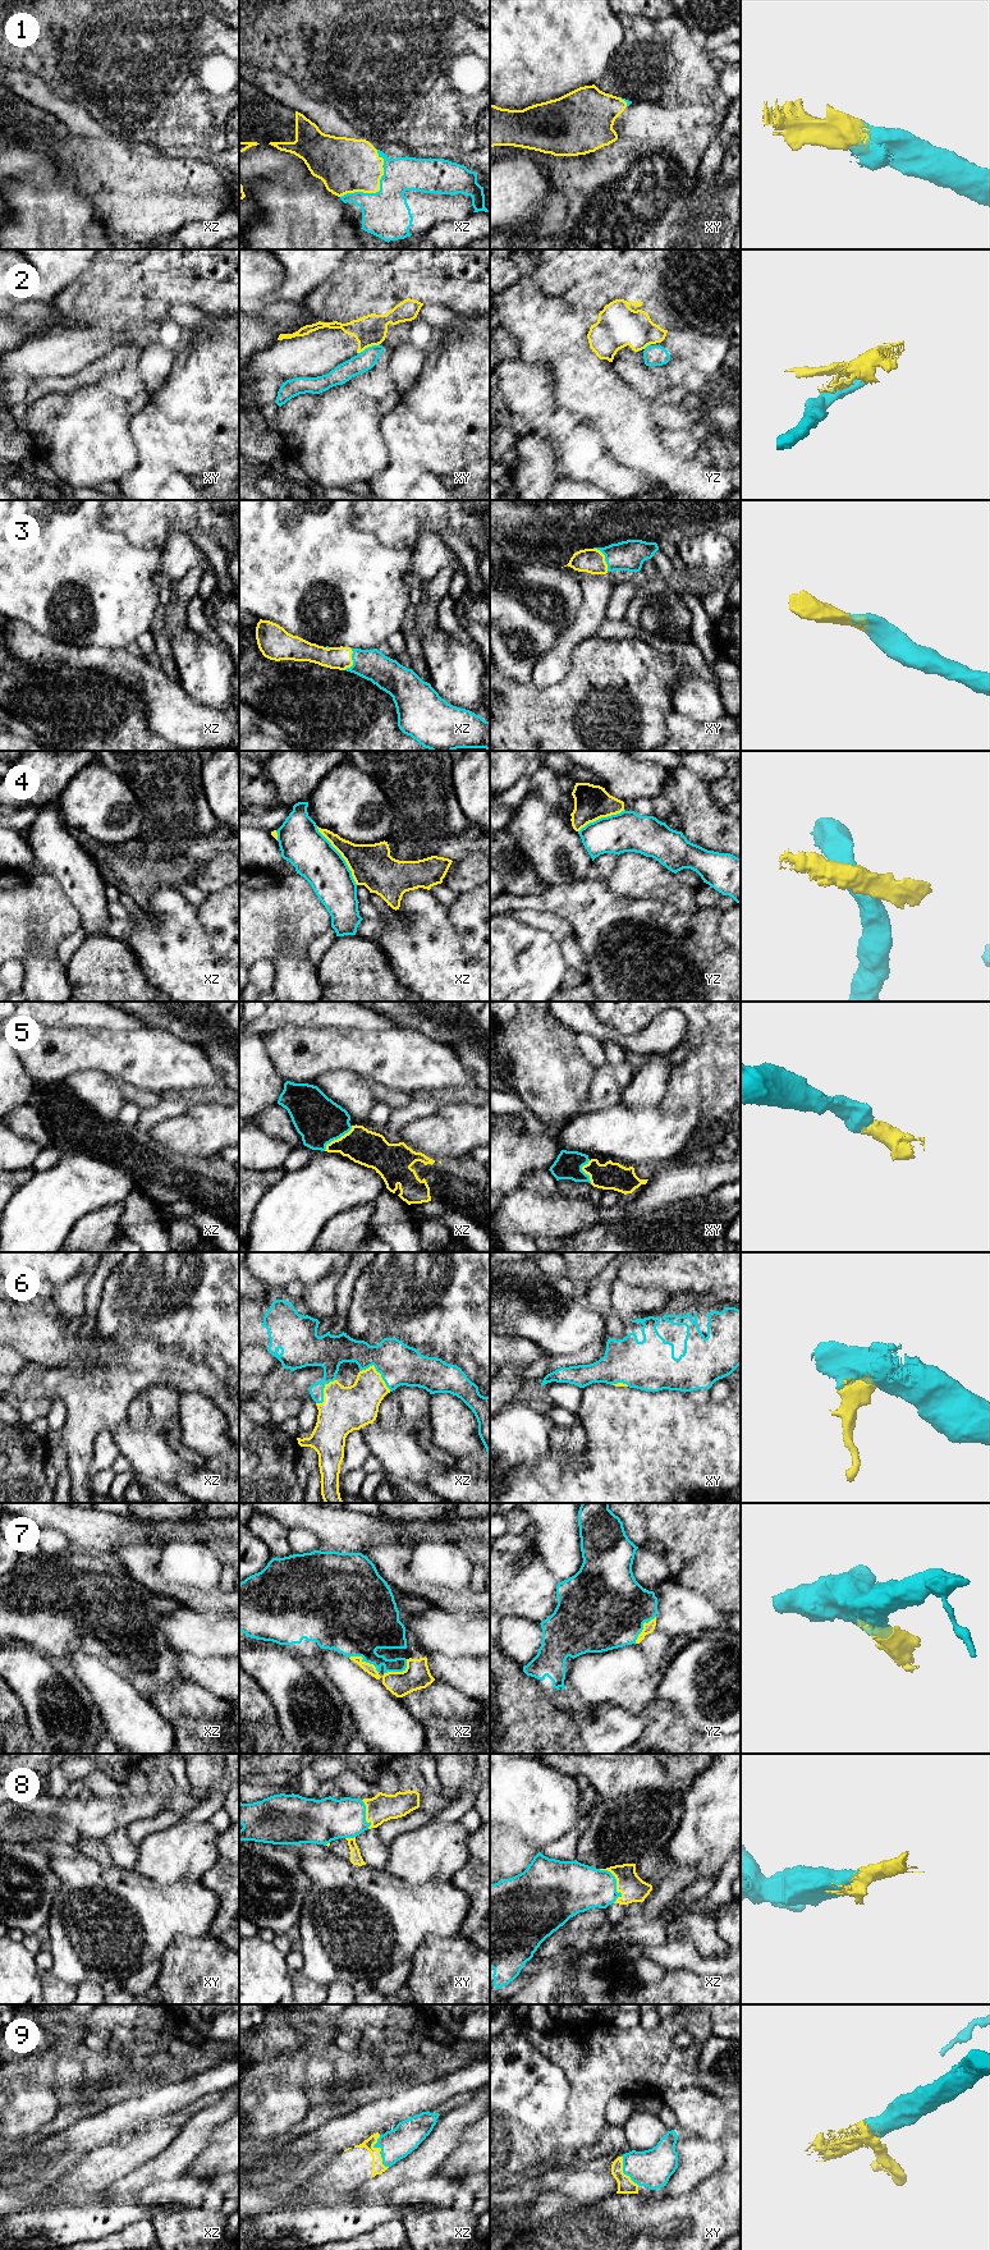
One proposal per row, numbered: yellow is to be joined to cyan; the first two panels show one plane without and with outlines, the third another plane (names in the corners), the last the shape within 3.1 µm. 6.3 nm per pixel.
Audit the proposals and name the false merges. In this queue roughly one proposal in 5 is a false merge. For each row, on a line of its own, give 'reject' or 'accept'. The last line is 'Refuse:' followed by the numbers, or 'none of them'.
1: accept
2: reject
3: accept
4: reject
5: accept
6: accept
7: accept
8: accept
9: accept
Refuse: 2, 4

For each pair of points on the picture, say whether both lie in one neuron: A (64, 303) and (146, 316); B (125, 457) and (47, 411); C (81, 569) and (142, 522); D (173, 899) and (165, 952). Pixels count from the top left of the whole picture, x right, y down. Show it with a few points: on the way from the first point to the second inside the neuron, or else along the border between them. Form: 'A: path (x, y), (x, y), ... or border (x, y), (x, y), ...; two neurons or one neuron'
A: border (68, 320), (85, 321); two neurons
B: path (106, 452), (65, 429); one neuron
C: border (102, 516), (108, 528), (152, 548); two neurons
D: path (173, 912), (173, 939); one neuron

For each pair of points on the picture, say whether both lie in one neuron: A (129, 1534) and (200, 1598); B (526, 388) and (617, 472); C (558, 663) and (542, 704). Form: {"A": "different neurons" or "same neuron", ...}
{"A": "different neurons", "B": "same neuron", "C": "different neurons"}

